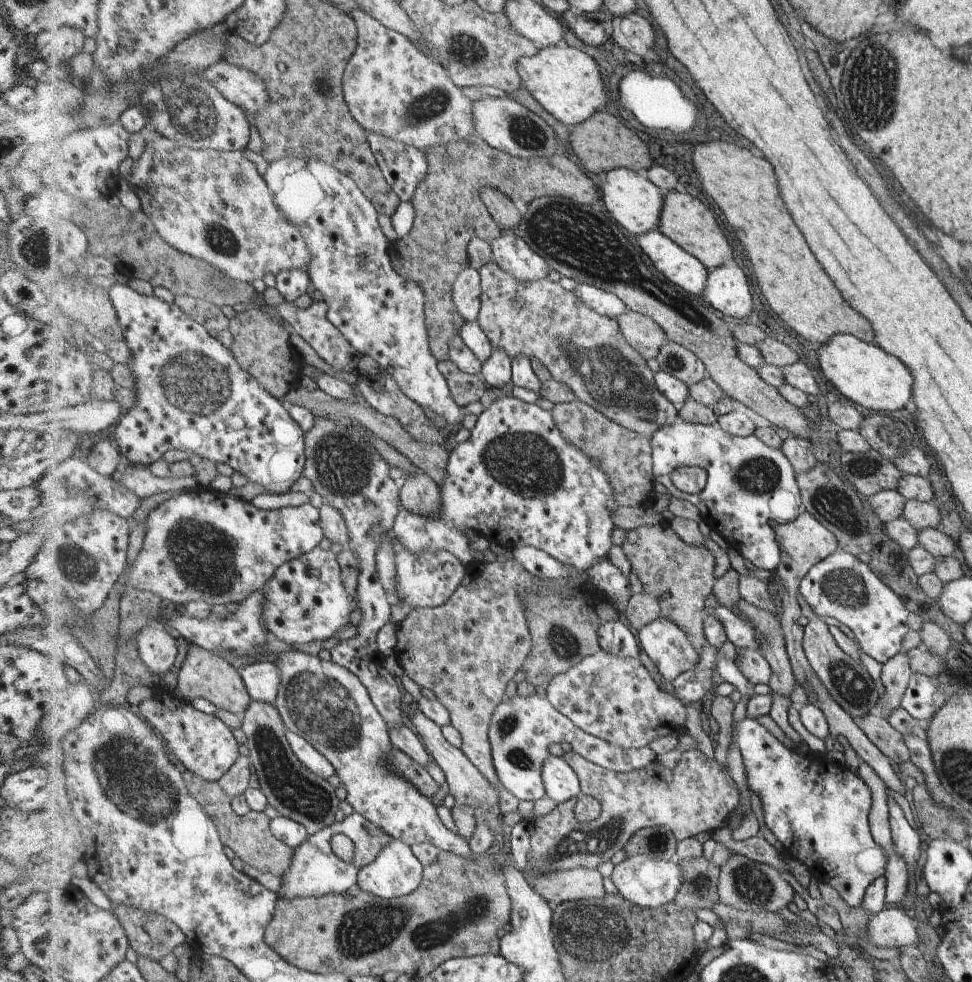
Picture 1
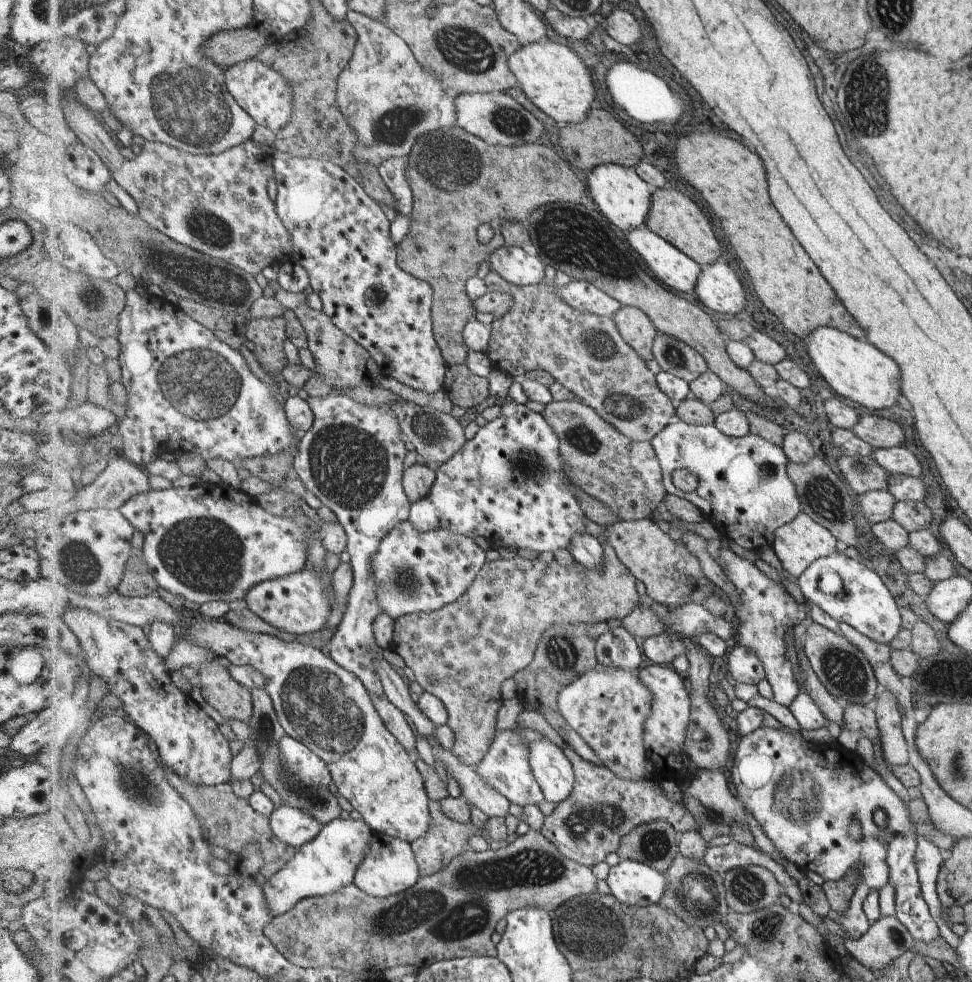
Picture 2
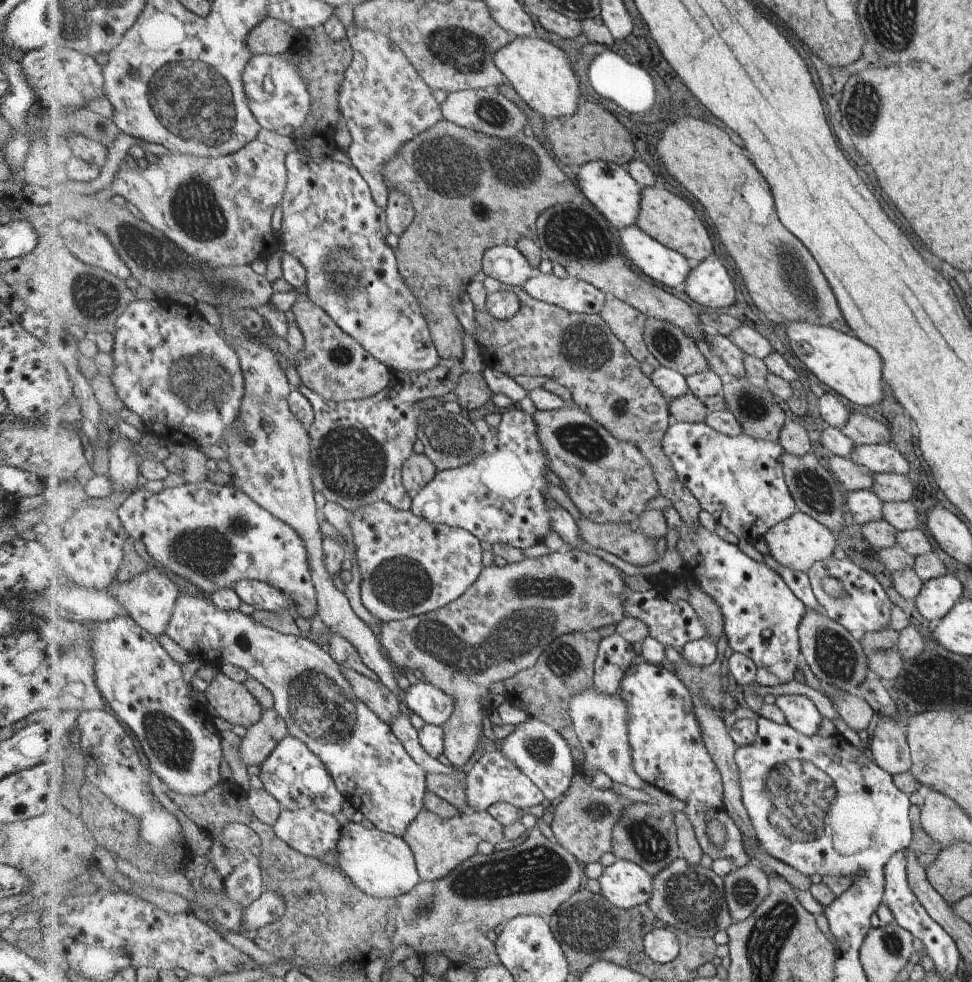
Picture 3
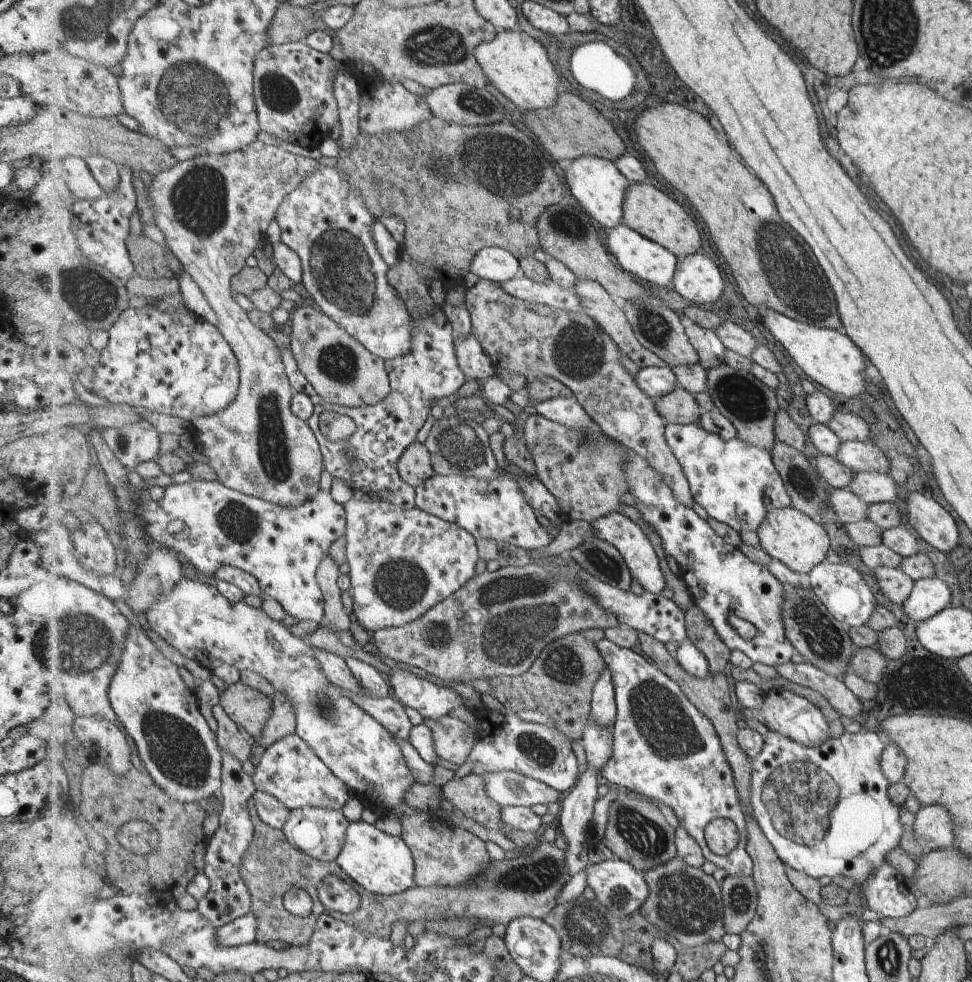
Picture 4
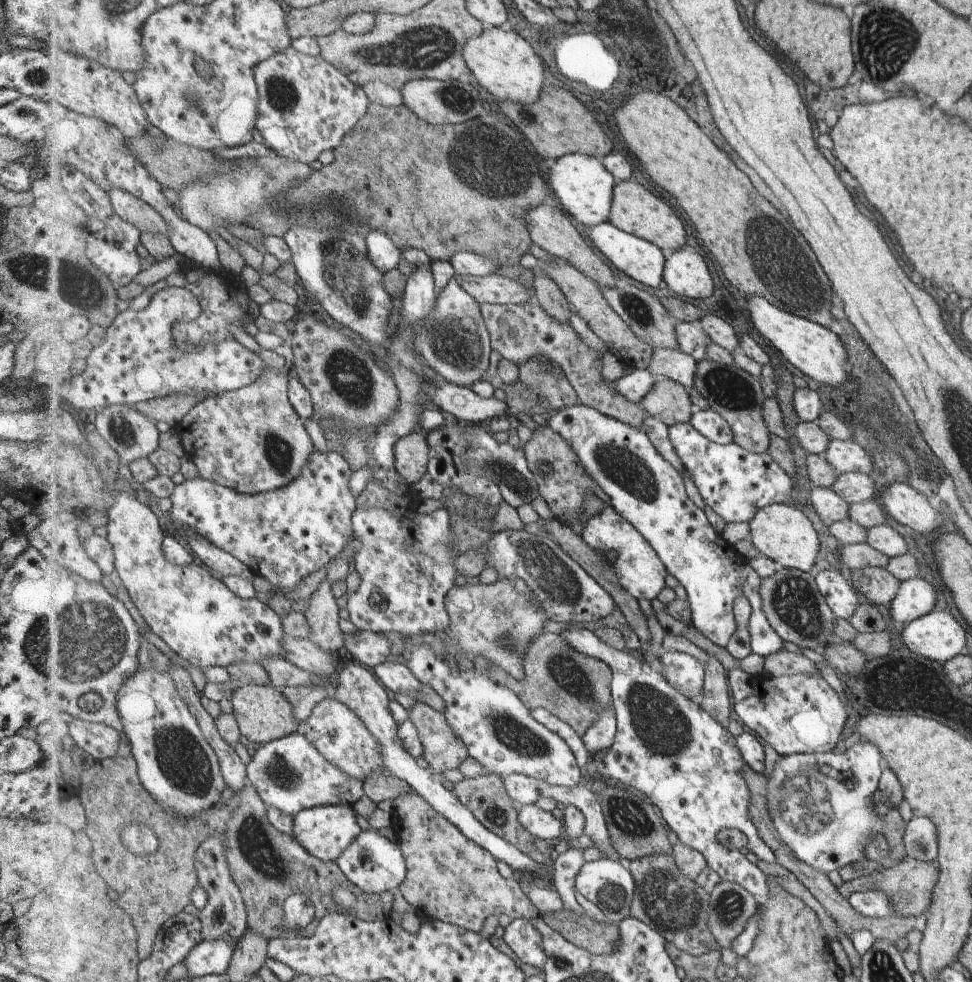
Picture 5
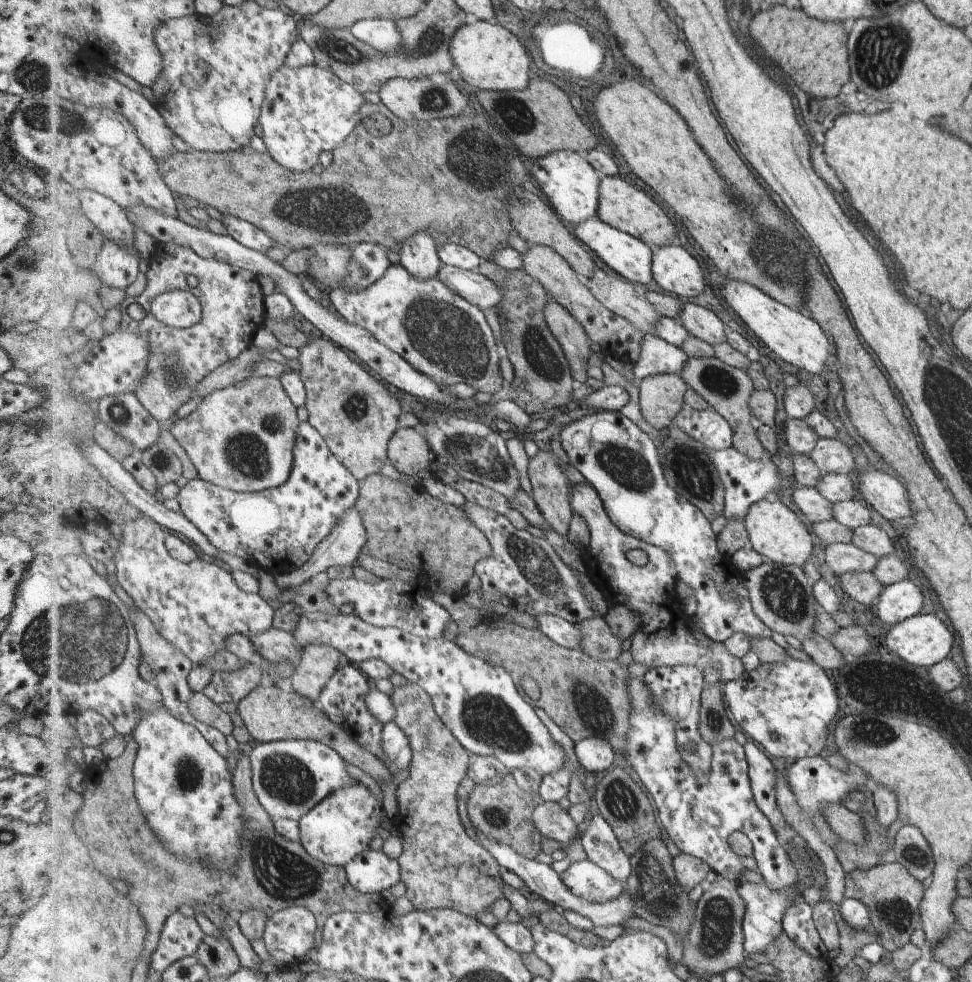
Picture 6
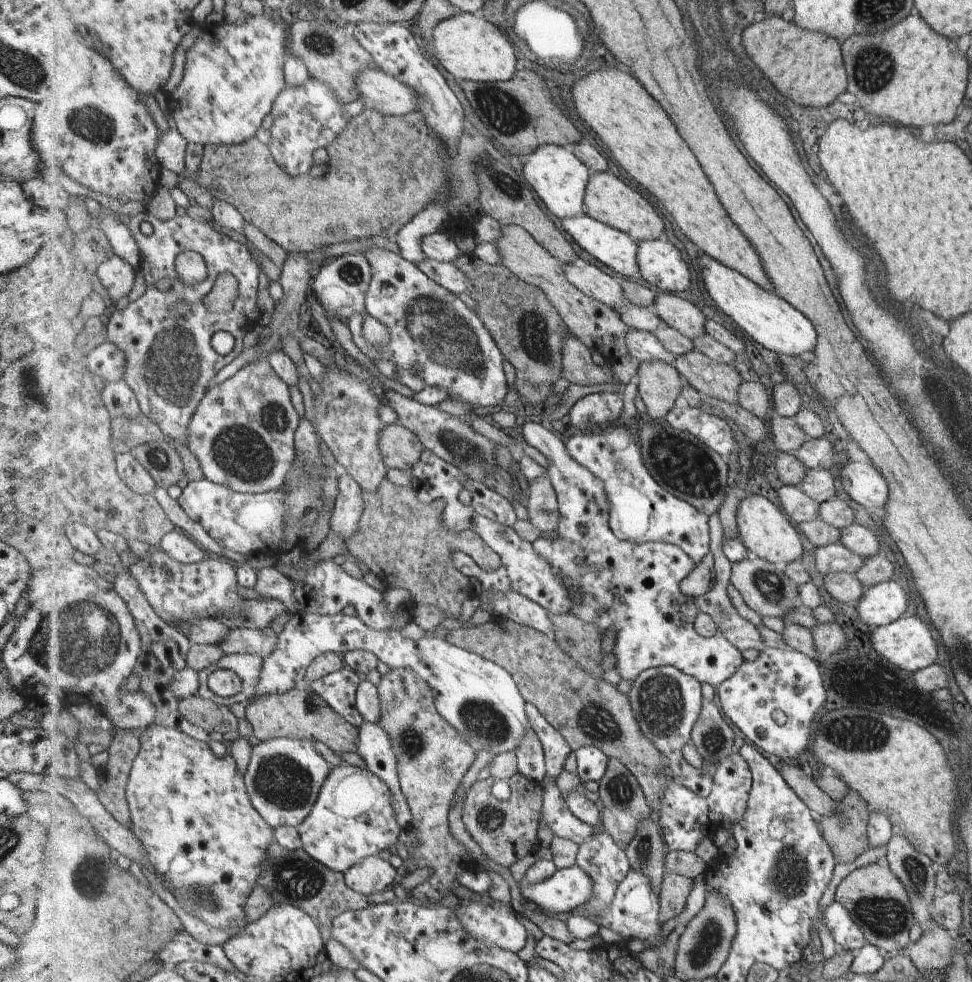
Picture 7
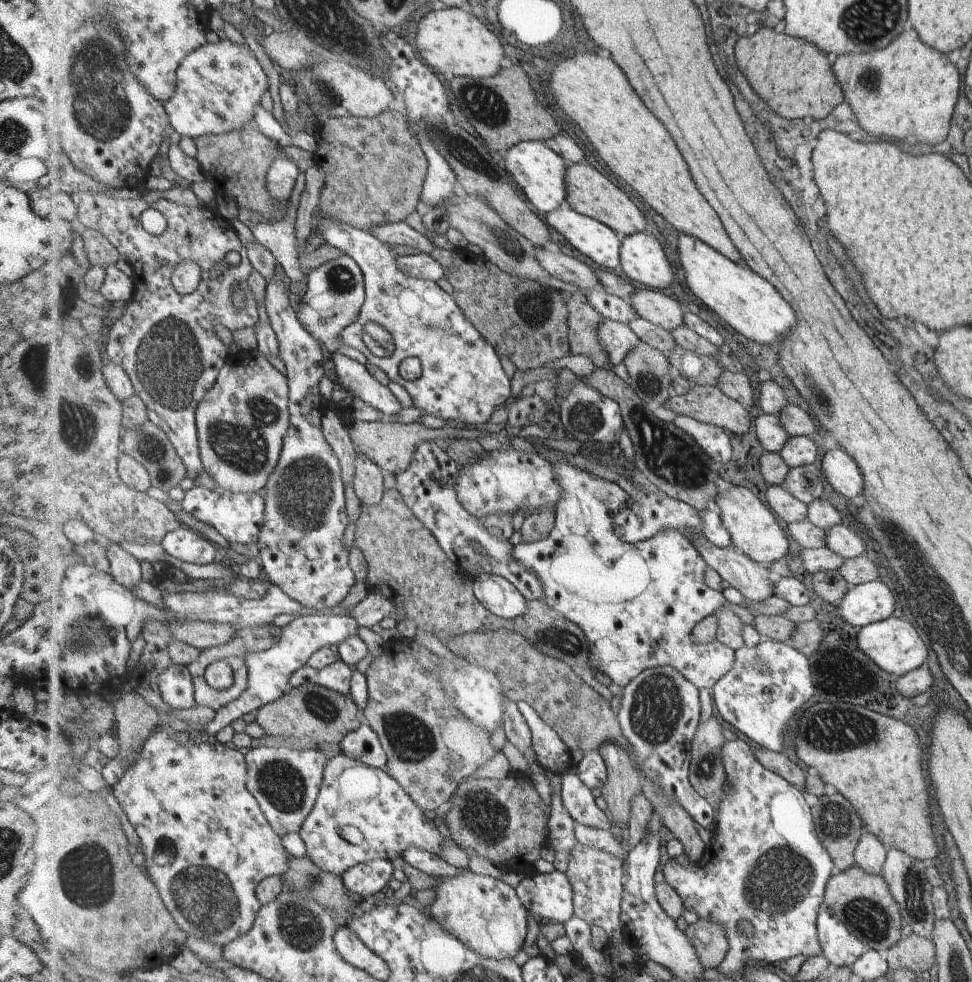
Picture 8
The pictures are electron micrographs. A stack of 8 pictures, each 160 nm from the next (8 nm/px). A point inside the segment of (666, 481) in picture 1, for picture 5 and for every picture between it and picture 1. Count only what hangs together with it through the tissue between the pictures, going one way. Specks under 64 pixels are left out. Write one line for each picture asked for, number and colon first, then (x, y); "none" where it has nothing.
2: (744, 489)
3: (740, 481)
4: (735, 482)
5: (737, 483)

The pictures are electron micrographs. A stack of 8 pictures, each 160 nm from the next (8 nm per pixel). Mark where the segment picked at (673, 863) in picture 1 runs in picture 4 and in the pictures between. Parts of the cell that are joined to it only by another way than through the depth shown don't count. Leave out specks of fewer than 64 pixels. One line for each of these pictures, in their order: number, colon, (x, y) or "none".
2: (633, 883)
3: (626, 885)
4: (617, 884)

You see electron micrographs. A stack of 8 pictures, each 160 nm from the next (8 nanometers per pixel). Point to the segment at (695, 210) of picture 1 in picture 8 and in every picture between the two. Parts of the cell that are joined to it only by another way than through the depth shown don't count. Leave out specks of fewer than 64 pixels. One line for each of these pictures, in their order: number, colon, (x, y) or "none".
2: (674, 216)
3: (665, 216)
4: (648, 210)
5: (635, 210)
6: (621, 205)
7: (608, 199)
8: (590, 192)

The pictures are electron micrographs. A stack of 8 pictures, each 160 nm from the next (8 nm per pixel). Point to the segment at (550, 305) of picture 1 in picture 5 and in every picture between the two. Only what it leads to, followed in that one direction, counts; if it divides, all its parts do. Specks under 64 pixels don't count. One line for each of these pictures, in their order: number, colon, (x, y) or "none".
2: (586, 352)
3: (580, 350)
4: (533, 339)
5: (519, 332)

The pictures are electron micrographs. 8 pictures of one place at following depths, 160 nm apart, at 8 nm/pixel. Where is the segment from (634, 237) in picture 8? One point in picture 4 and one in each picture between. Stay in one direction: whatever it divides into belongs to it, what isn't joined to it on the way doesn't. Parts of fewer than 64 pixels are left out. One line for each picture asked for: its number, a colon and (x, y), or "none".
4: (698, 279)
5: (687, 274)
6: (674, 269)
7: (661, 264)

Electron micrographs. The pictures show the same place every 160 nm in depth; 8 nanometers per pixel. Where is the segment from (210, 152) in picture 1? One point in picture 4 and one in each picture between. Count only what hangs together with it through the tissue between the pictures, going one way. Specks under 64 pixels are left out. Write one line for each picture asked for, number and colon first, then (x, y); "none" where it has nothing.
2: (219, 204)
3: (220, 211)
4: (213, 210)

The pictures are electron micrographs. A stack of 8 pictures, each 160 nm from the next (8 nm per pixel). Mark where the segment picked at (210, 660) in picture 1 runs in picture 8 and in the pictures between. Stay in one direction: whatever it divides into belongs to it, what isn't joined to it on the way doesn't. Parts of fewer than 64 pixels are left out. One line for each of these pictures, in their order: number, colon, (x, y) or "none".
2: (230, 698)
3: (232, 699)
4: (249, 707)
5: (263, 712)
6: (270, 714)
7: (301, 713)
8: (325, 715)

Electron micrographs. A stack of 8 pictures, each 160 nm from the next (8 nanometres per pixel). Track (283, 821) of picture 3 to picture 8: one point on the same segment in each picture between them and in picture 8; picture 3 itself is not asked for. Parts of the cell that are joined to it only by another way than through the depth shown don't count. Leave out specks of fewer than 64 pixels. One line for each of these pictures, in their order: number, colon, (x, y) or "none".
4: (321, 832)
5: (326, 832)
6: (339, 828)
7: (354, 818)
8: (362, 814)

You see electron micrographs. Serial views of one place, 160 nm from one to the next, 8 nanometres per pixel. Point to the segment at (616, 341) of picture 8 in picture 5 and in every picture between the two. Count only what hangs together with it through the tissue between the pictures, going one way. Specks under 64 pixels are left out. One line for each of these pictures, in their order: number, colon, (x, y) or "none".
5: (676, 365)
6: (658, 356)
7: (644, 345)

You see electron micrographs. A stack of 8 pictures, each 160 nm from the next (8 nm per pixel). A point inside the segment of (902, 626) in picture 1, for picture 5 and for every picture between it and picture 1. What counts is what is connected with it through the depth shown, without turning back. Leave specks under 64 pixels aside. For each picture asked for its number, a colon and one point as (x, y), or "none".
2: (868, 606)
3: (866, 607)
4: (841, 588)
5: (842, 597)

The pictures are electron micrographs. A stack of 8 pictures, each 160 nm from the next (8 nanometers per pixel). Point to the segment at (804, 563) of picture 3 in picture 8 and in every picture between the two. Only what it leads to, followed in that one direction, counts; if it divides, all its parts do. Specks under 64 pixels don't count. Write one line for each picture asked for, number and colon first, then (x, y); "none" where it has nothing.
4: (787, 534)
5: (781, 531)
6: (776, 532)
7: (766, 531)
8: (754, 529)

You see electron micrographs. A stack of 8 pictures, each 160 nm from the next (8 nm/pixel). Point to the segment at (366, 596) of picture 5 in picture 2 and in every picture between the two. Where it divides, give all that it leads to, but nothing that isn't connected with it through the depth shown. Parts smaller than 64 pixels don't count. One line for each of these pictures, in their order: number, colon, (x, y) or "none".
2: (419, 571)
3: (409, 566)
4: (402, 563)

